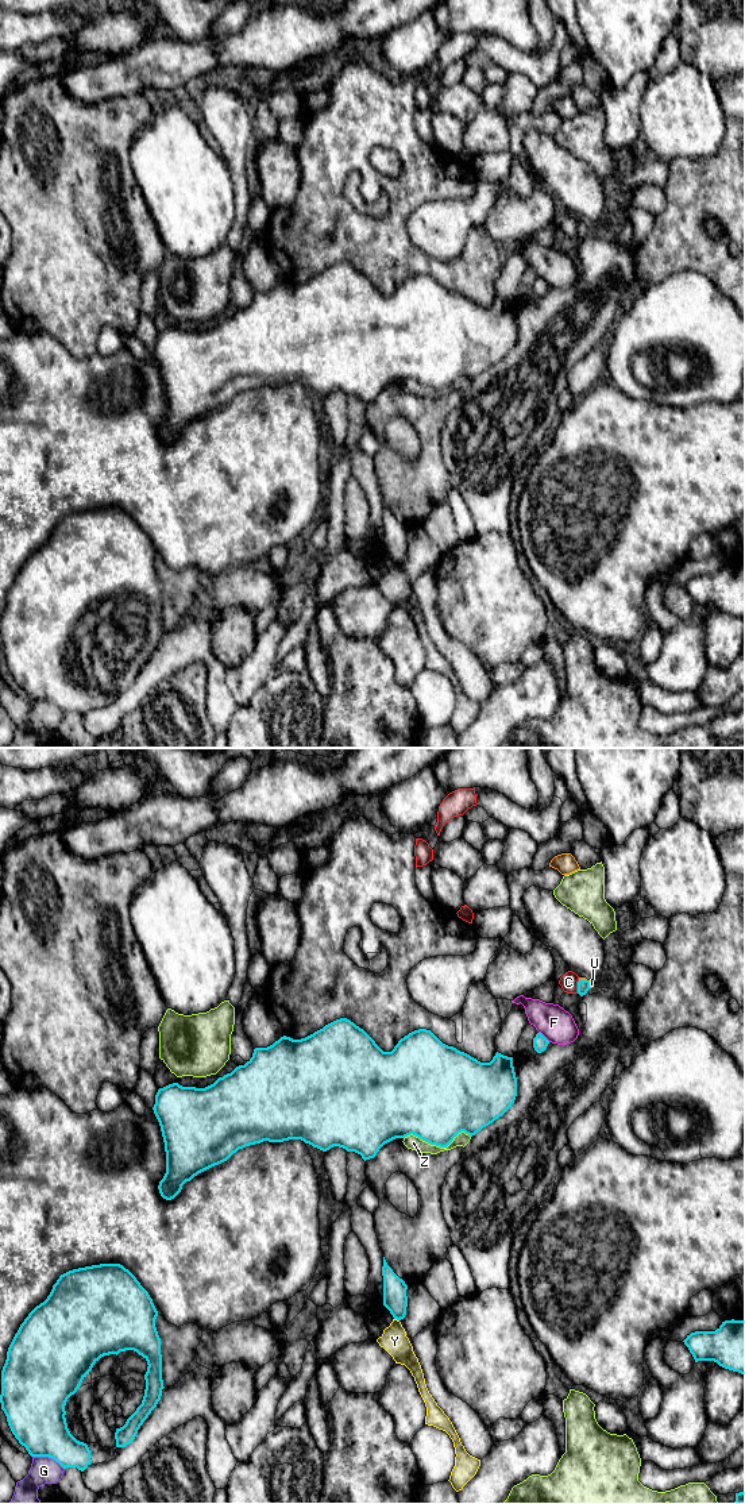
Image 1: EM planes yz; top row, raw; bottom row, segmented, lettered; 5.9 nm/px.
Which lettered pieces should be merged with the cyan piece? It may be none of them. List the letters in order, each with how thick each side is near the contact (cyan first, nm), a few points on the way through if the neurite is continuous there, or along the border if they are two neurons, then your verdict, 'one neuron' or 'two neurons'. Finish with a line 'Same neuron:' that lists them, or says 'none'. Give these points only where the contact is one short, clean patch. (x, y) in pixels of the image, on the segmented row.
C: 80/110 nm | two neurons
F: 90/200 nm | two neurons
G: 340/160 nm | two neurons
U: 80/20 nm | across yz (583, 986), (587, 980), (591, 984) | one neuron
Y: 140/160 nm | two neurons
Z: 460/90 nm | two neurons
Same neuron: U

